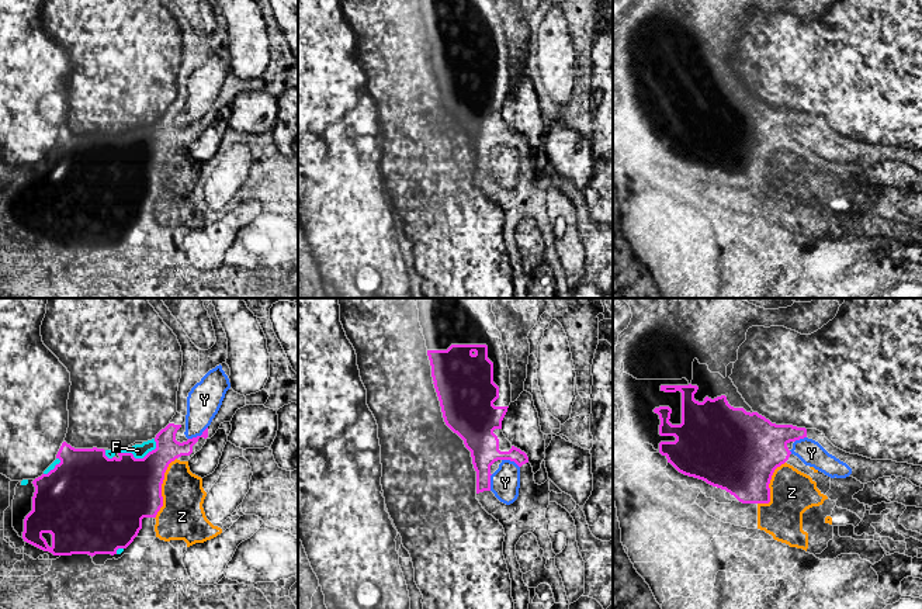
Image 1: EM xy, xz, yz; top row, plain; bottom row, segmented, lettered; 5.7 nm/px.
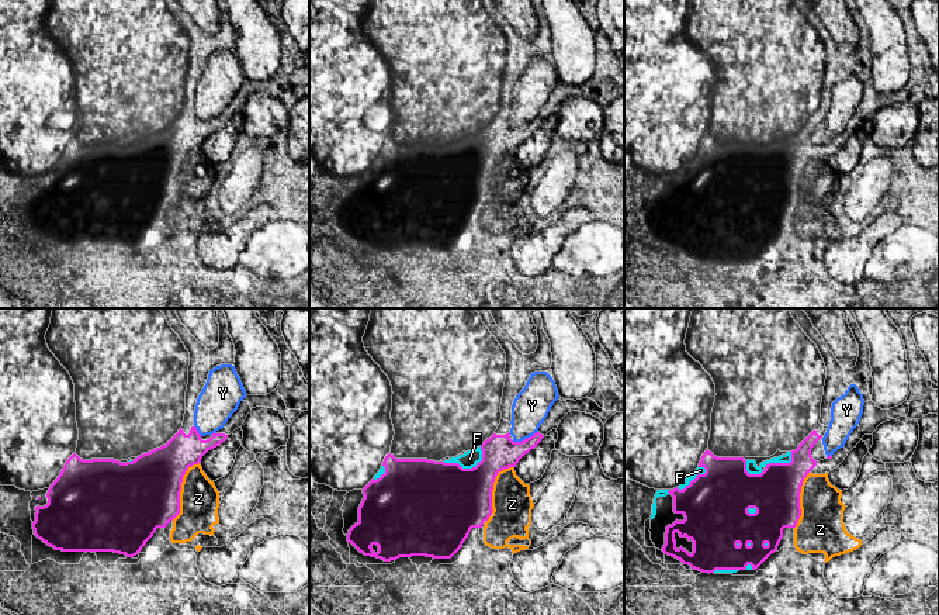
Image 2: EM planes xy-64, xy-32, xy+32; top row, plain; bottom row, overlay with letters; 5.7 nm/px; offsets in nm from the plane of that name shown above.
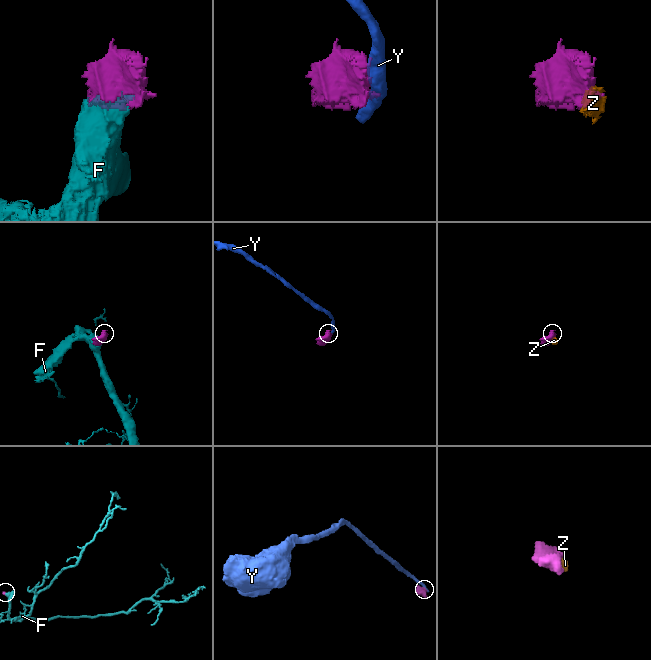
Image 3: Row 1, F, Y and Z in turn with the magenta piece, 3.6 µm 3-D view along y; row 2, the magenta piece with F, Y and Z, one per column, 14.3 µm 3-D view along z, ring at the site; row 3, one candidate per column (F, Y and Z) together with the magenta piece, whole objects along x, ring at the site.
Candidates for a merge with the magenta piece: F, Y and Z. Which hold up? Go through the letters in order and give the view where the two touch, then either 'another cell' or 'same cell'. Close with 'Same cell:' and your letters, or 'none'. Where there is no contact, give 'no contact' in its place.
F: contact in xy; same cell
Y: contact in xy; another cell
Z: contact in xy; another cell
Same cell: F

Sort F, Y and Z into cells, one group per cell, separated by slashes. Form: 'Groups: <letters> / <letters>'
Groups: F / Y / Z

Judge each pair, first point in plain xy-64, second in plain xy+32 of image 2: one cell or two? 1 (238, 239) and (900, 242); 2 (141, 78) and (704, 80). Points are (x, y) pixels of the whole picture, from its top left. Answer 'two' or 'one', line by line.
1: two
2: two

